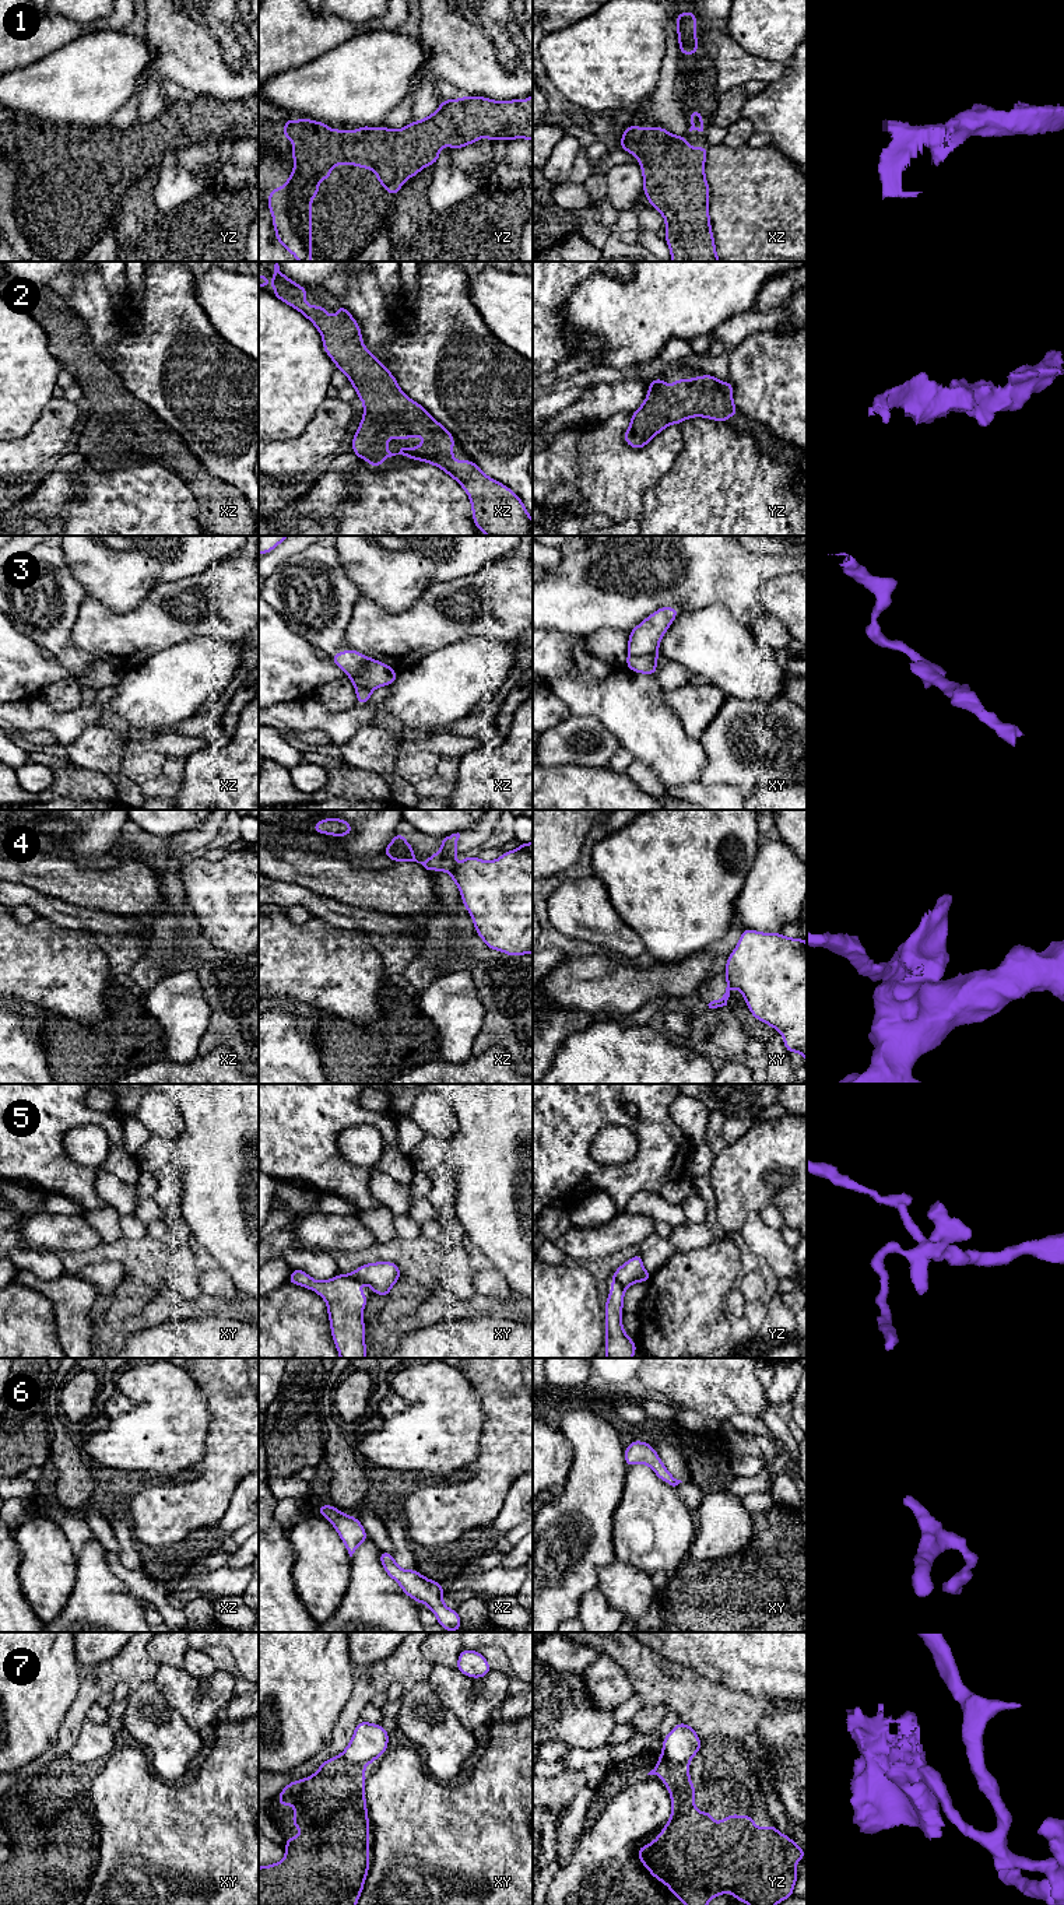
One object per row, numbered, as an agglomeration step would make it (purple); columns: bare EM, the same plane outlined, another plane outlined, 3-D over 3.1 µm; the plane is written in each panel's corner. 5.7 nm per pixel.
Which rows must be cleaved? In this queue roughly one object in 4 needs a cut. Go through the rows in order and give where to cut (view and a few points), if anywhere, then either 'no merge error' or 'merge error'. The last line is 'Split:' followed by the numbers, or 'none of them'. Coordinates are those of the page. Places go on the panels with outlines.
1: no cut; no merge error
2: no cut; no merge error
3: cut in xy along (657, 651), (649, 655), (628, 655); merge error
4: cut in xz along (455, 865), (453, 874), (457, 884); merge error
5: cut in yz along (613, 1276), (625, 1288); merge error
6: no cut; no merge error
7: cut in yz along (660, 1757), (669, 1761), (688, 1763); merge error
Split: 3, 4, 5, 7

